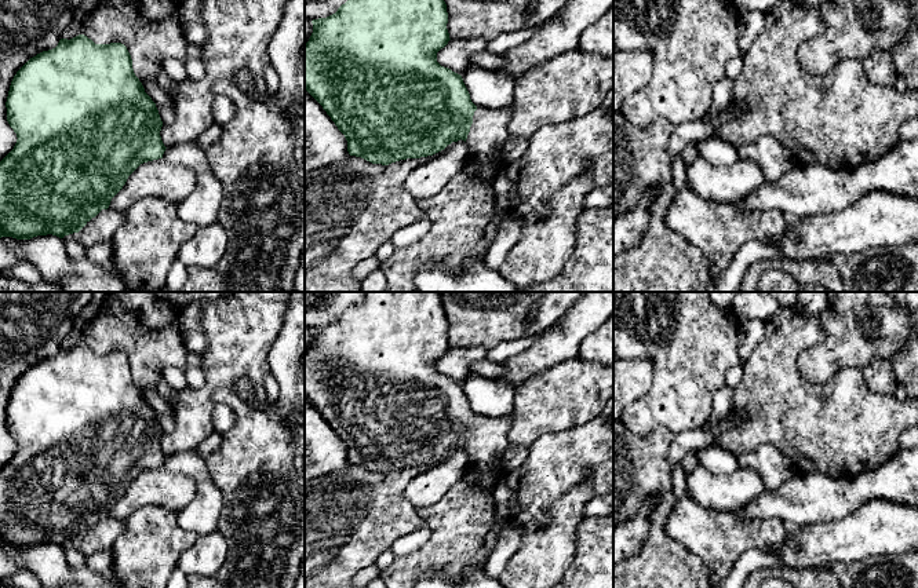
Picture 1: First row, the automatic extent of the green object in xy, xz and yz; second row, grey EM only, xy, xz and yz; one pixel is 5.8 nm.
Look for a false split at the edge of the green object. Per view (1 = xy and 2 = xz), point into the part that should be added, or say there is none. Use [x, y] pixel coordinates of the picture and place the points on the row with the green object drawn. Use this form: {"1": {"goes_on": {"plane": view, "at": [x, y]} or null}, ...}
{"1": {"goes_on": null}, "2": {"goes_on": {"plane": "xz", "at": [490, 130]}}}

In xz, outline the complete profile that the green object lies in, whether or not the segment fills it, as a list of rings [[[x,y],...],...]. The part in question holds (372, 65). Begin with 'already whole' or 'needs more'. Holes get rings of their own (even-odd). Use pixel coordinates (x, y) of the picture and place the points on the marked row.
needs more; [[[347,0],[335,14],[313,19],[312,23],[313,33],[305,44],[305,90],[345,135],[350,156],[389,165],[400,160],[433,156],[462,139],[473,158],[502,158],[514,107],[477,107],[462,76],[437,62],[437,52],[451,40],[444,0]]]

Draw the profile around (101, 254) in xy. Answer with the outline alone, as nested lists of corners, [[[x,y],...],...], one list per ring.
[[[112,241],[95,244],[92,246],[85,248],[85,259],[112,270],[113,263]]]

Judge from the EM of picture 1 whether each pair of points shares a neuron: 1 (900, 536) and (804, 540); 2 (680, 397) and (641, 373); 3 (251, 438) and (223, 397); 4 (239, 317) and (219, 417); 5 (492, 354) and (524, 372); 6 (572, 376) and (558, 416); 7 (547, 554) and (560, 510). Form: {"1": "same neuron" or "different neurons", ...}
{"1": "same neuron", "2": "different neurons", "3": "same neuron", "4": "different neurons", "5": "different neurons", "6": "same neuron", "7": "same neuron"}

